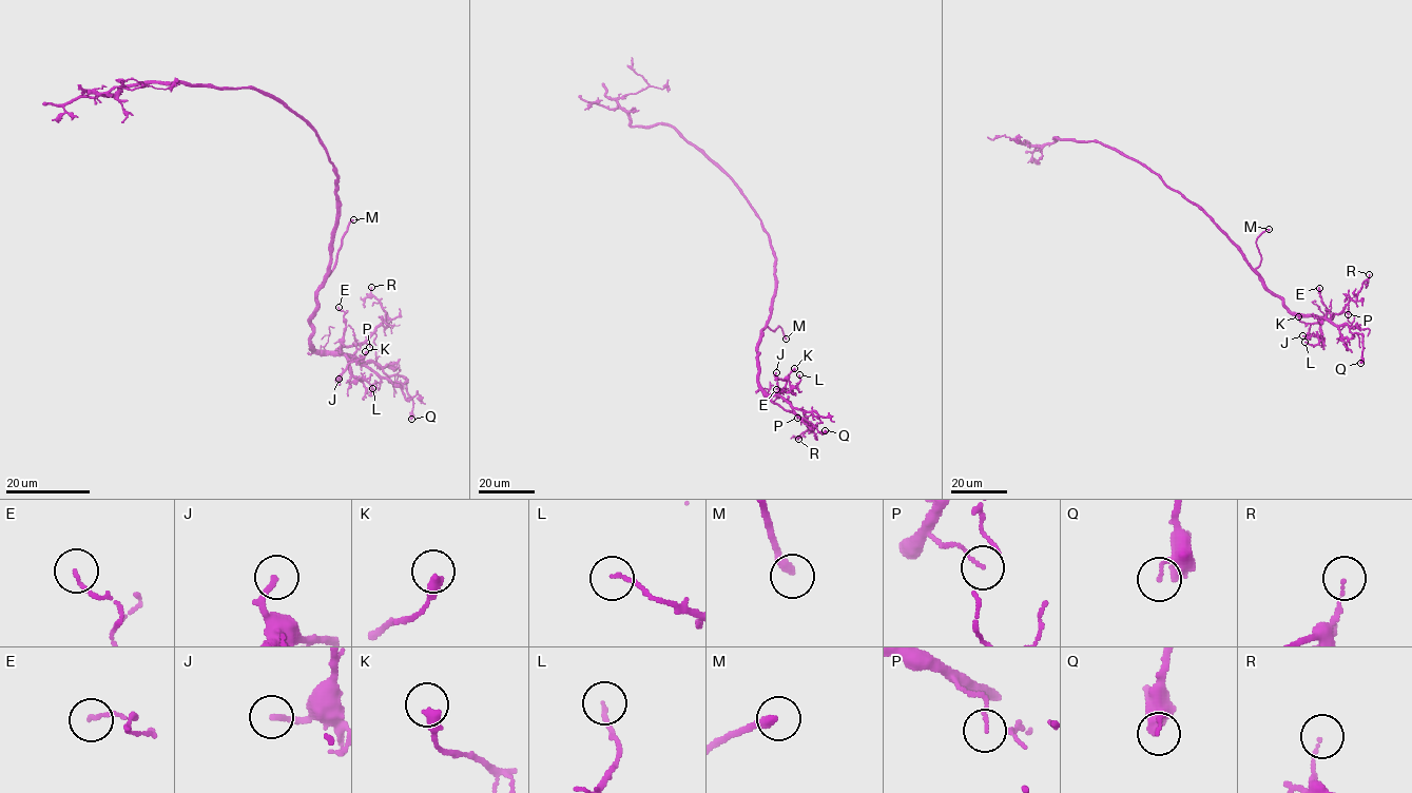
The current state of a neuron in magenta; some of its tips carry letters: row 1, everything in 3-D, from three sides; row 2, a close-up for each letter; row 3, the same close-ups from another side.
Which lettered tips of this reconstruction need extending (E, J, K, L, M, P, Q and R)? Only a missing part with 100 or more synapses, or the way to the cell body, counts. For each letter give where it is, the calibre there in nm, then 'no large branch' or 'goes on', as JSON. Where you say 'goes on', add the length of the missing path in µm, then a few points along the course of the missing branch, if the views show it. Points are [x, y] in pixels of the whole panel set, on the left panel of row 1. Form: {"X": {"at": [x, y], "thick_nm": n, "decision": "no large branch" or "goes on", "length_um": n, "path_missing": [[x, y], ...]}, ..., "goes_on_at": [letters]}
{"E": {"at": [339, 307], "thick_nm": 90, "decision": "no large branch"}, "J": {"at": [339, 379], "thick_nm": 190, "decision": "no large branch"}, "K": {"at": [365, 351], "thick_nm": 340, "decision": "no large branch"}, "L": {"at": [372, 388], "thick_nm": 110, "decision": "no large branch"}, "M": {"at": [353, 219], "thick_nm": 300, "decision": "goes on", "length_um": 60, "path_missing": [[353, 219], [371, 199], [371, 176], [380, 155], [391, 135], [411, 115], [422, 84]]}, "P": {"at": [369, 347], "thick_nm": 70, "decision": "no large branch"}, "Q": {"at": [411, 419], "thick_nm": 130, "decision": "no large branch"}, "R": {"at": [371, 287], "thick_nm": 80, "decision": "no large branch"}, "goes_on_at": ["M"]}

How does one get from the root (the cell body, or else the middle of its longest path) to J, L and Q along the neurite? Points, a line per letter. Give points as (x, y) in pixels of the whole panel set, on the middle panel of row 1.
J: (770, 242), (775, 295), (757, 346), (758, 385), (768, 393), (785, 385), (776, 372)
L: (770, 242), (775, 258), (775, 295), (757, 346), (758, 385), (768, 393), (797, 389), (799, 374)
Q: (770, 242), (775, 295), (757, 346), (758, 385), (768, 393), (779, 394), (818, 431), (825, 430)

